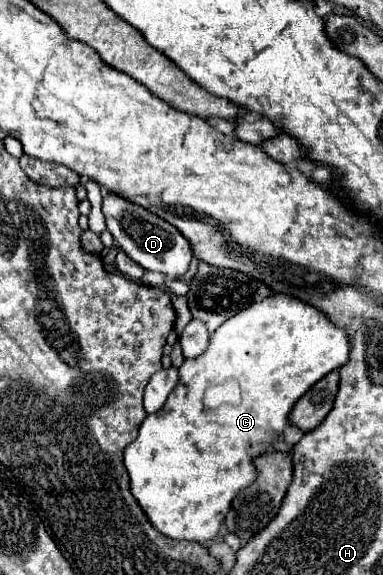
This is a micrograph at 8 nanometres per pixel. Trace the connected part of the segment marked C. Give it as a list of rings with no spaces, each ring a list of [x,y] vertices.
[[[273,294],[249,308],[245,308],[243,312],[235,314],[233,318],[229,318],[227,322],[223,322],[209,340],[209,348],[205,350],[205,354],[201,354],[195,360],[185,360],[179,368],[179,382],[173,390],[173,394],[169,396],[169,400],[165,402],[165,406],[155,412],[149,414],[141,428],[139,428],[139,436],[125,448],[125,468],[129,472],[129,488],[131,494],[135,496],[137,504],[145,510],[145,516],[149,518],[151,526],[161,532],[163,536],[171,538],[171,540],[189,540],[189,542],[207,542],[211,538],[217,536],[219,532],[219,524],[223,524],[225,514],[229,512],[229,502],[233,500],[233,494],[237,494],[239,490],[243,490],[243,486],[249,486],[249,482],[253,482],[255,474],[253,472],[253,458],[257,458],[259,454],[271,450],[273,440],[277,440],[279,434],[283,434],[285,426],[289,424],[287,414],[291,412],[291,408],[295,406],[295,402],[315,384],[319,382],[325,374],[341,368],[343,364],[347,364],[349,360],[349,350],[351,350],[351,342],[349,342],[349,334],[335,326],[321,310],[315,310],[313,306],[293,298],[293,296],[283,296],[283,294]]]

